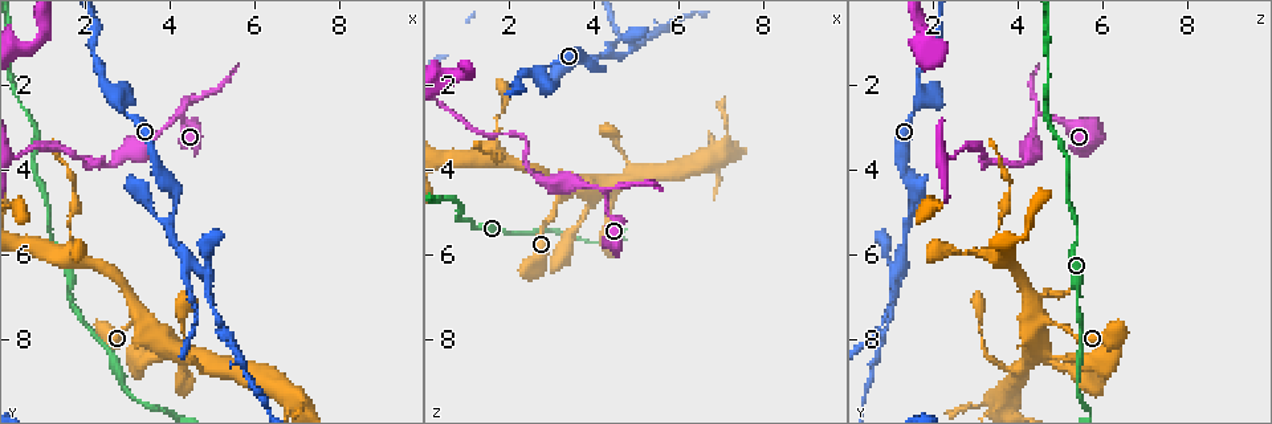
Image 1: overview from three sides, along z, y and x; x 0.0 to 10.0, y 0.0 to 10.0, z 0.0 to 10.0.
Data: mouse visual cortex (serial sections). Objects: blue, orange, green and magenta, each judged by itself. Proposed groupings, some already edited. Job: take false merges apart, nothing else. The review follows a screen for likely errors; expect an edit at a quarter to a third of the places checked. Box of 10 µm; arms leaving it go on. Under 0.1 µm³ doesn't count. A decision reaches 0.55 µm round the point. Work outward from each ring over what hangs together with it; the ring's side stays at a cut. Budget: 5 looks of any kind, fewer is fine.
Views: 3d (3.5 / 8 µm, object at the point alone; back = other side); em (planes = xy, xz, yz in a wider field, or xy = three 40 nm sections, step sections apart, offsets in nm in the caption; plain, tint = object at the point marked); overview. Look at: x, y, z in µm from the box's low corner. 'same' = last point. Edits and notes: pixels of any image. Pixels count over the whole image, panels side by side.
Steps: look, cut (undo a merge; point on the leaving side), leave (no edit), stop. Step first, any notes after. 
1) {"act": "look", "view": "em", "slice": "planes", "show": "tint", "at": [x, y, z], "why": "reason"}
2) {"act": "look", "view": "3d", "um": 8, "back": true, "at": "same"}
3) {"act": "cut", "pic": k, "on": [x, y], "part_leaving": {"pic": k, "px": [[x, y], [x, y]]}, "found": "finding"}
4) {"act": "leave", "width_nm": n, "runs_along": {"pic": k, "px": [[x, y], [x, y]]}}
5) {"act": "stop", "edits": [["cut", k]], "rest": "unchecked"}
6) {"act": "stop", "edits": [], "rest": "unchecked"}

{"act": "look", "view": "3d", "um": 3.5, "at": [4.00, 8.45, 4.65], "why": "a narrow waist"}

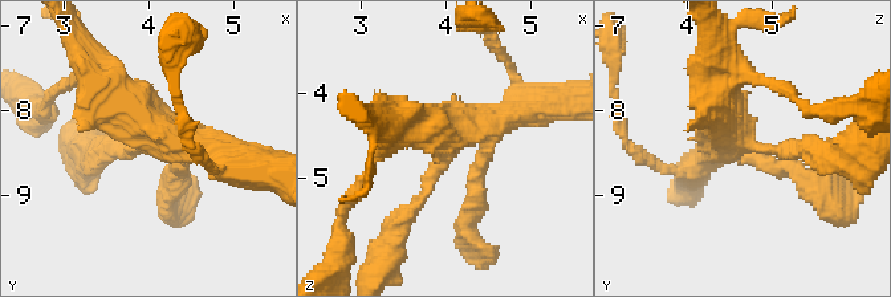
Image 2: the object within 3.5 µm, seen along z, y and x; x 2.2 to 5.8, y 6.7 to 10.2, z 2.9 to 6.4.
{"act": "look", "view": "em", "slice": "xy", "step": 2, "show": "tint", "at": [4.00, 8.35, 4.70], "arms": 4, "arm_widths_nm": [150, 200, 350, 400], "why": "need the tissue"}

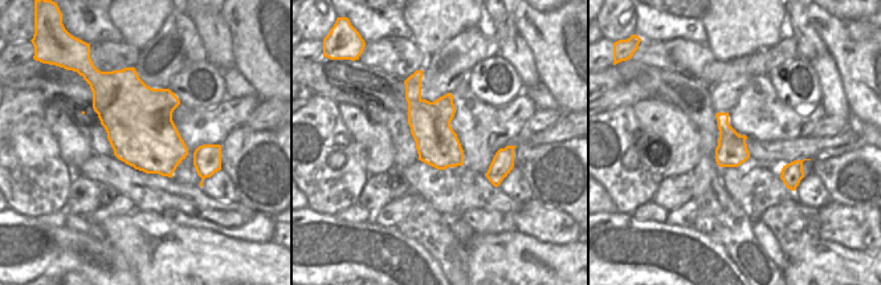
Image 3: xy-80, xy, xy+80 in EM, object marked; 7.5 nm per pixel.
{"act": "leave", "runs_along": {"pic": 2, "px": [[88, 77], [149, 130], [226, 158]]}, "found": "all the same cell"}

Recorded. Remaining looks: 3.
{"act": "look", "view": "3d", "um": 3.5, "back": true, "at": [4.50, 6.20, 1.35], "why": "branch point"}

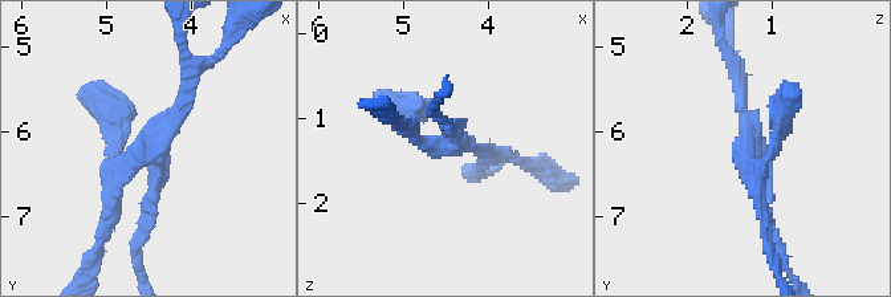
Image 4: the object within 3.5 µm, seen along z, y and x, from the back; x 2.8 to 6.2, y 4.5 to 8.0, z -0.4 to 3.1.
{"act": "look", "view": "em", "slice": "xy", "step": 5, "show": "tint", "at": [4.50, 6.15, 1.30], "why": "need the tissue"}

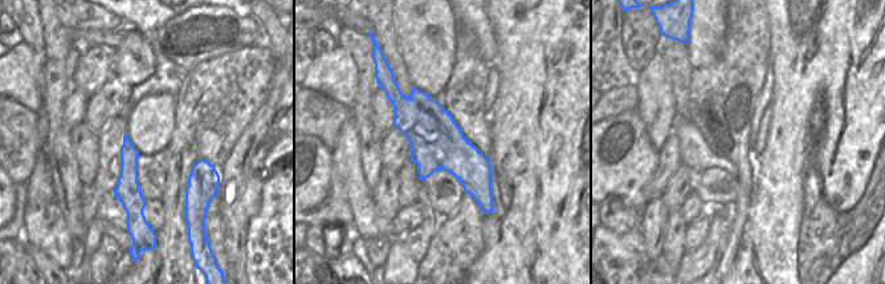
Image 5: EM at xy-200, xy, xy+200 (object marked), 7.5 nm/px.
{"act": "cut", "pic": 4, "on": [149, 212], "part_leaving": {"pic": 4, "px": [[157, 162], [137, 247], [141, 276]]}, "found": "a second cell is stuck on"}

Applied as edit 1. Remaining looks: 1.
{"act": "stop", "edits": [["cut", 4]], "rest": "unchecked"}

